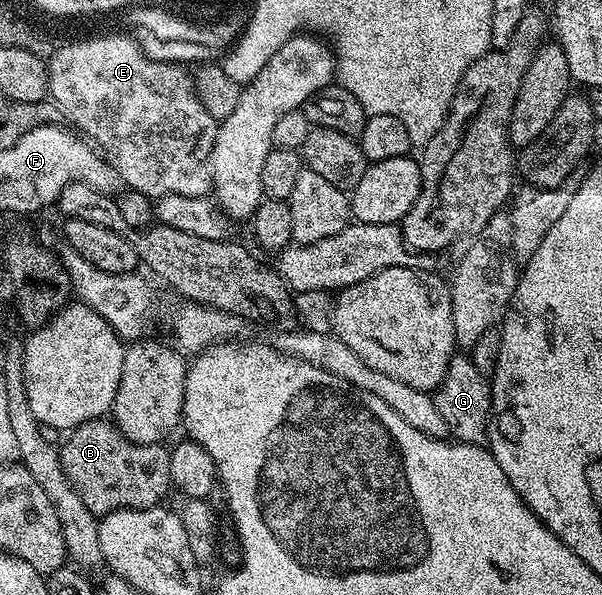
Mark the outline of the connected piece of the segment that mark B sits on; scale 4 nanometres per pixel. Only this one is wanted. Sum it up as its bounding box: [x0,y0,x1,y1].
[60,417,172,516]

